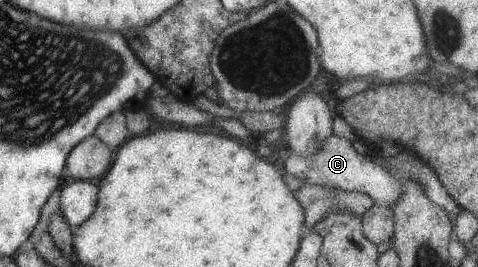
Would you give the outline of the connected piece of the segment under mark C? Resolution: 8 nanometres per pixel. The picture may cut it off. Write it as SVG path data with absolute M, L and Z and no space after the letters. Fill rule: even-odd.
M332 134L324 140L322 148L311 157L305 159L292 152L284 162L284 168L286 173L303 183L364 193L377 204L393 205L401 195L402 181L372 162L369 157L356 153L349 140Z

